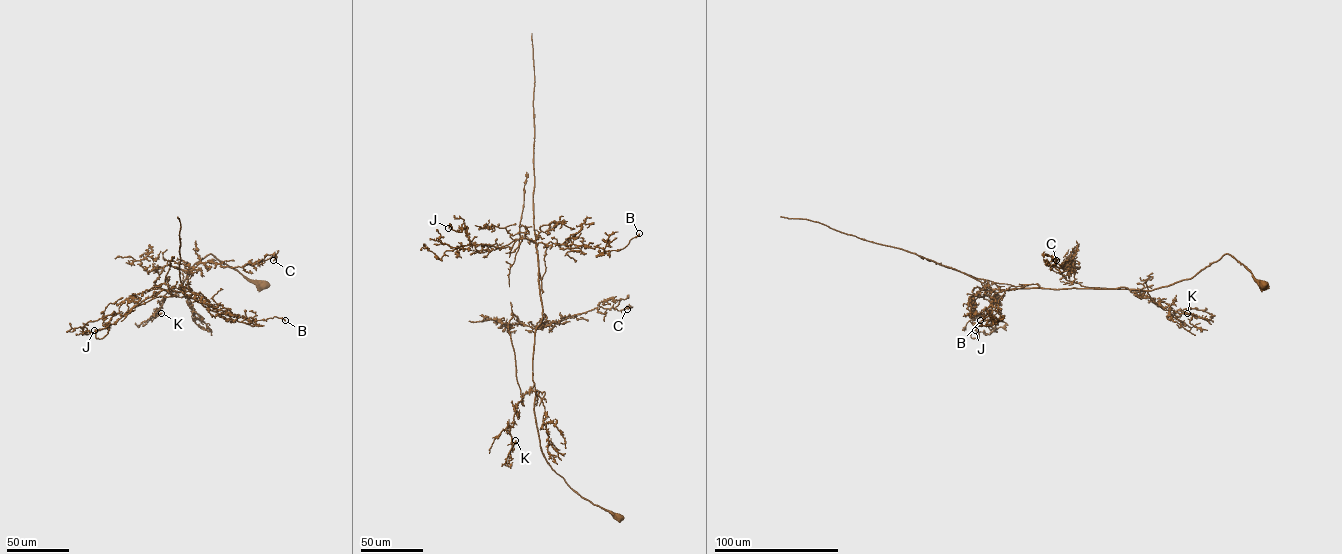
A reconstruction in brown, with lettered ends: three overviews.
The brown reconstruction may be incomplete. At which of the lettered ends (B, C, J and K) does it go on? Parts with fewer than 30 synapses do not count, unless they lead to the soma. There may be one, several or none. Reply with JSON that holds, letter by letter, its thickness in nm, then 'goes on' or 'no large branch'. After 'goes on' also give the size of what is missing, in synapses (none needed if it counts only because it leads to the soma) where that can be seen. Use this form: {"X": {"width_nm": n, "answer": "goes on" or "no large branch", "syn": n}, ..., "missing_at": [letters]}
{"B": {"width_nm": 180, "answer": "no large branch"}, "C": {"width_nm": 150, "answer": "no large branch"}, "J": {"width_nm": 180, "answer": "no large branch"}, "K": {"width_nm": 160, "answer": "no large branch"}, "missing_at": []}

